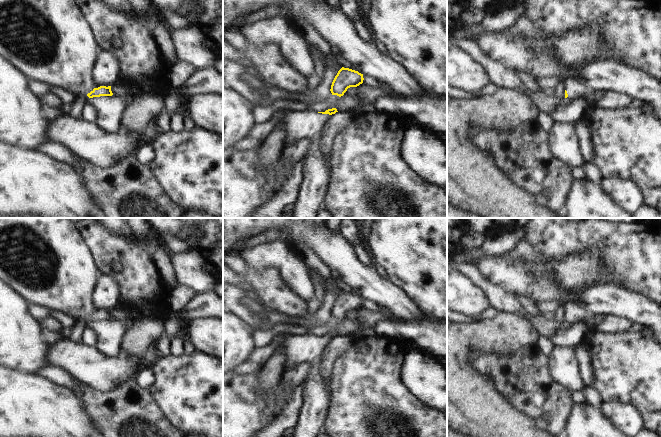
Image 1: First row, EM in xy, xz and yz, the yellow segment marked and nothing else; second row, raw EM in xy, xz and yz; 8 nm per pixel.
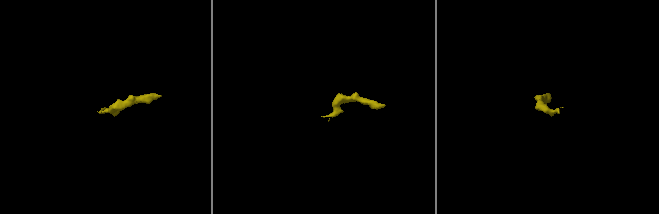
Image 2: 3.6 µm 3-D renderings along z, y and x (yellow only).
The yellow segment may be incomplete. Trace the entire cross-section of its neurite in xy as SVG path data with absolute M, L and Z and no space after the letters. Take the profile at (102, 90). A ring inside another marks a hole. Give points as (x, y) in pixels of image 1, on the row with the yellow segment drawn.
M0 0L0 54L13 63L29 80L48 84L51 87L61 88L72 92L76 96L80 94L86 94L89 98L112 96L111 86L99 86L94 78L96 61L101 51L102 49L96 40L96 35L76 3L76 0Z

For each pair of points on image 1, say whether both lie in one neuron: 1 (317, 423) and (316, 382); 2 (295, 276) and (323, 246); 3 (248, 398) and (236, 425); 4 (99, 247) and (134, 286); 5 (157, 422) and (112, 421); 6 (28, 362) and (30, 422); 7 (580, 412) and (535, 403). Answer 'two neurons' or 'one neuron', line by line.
1: one neuron
2: two neurons
3: one neuron
4: one neuron
5: one neuron
6: two neurons
7: two neurons

